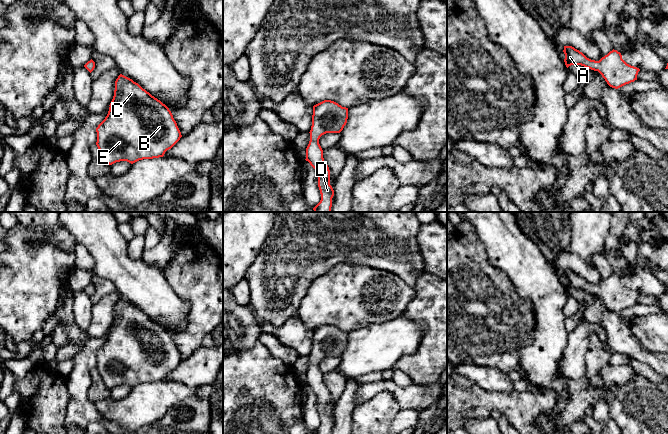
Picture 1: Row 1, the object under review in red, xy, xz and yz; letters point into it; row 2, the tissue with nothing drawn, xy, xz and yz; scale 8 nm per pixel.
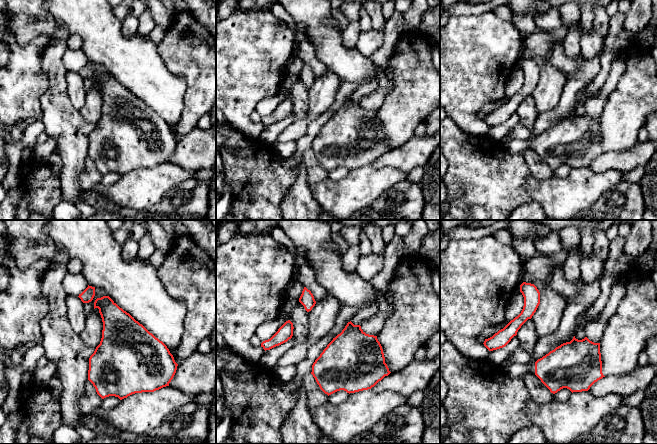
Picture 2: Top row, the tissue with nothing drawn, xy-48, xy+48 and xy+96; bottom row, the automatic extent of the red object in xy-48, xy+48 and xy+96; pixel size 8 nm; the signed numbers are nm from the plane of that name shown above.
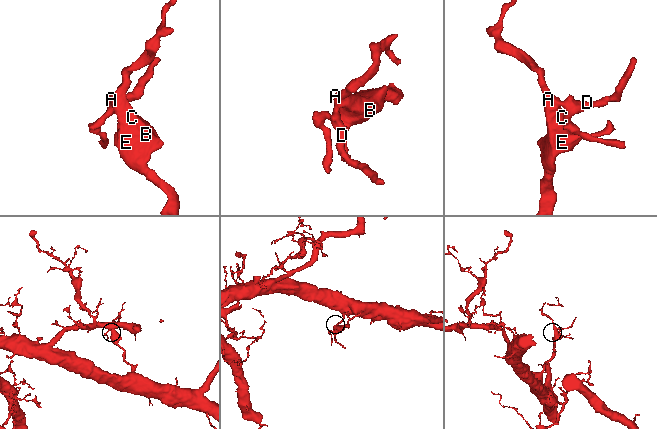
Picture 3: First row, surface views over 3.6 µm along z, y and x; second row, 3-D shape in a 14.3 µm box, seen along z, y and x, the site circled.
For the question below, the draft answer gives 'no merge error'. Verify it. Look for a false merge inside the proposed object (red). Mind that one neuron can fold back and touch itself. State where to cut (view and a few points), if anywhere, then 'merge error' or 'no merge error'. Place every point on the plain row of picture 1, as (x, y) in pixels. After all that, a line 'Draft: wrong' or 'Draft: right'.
no cut; no merge error
Draft: right

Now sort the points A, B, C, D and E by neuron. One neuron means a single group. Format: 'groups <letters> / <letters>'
groups A B C D E

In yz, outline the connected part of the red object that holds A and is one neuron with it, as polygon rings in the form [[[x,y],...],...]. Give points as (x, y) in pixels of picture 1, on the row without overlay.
[[[564,270],[563,276],[567,292],[571,289],[581,289],[598,295],[607,308],[615,313],[637,304],[637,299],[640,295],[639,292],[627,288],[622,283],[621,277],[614,273],[599,285],[587,282],[582,276],[572,270]]]

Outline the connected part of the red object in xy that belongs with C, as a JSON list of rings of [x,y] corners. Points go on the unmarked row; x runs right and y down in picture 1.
[[[122,298],[115,305],[114,320],[109,330],[107,340],[96,352],[96,369],[109,389],[120,385],[133,388],[143,383],[163,381],[182,361],[169,332]]]

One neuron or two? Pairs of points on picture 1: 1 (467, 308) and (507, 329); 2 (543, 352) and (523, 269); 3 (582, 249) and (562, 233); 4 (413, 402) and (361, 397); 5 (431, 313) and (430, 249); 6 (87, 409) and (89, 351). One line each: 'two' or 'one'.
1: one
2: one
3: two
4: one
5: two
6: one

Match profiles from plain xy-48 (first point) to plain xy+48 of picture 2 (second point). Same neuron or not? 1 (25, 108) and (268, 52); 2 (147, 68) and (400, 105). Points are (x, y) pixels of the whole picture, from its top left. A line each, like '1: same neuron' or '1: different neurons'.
1: same neuron
2: different neurons

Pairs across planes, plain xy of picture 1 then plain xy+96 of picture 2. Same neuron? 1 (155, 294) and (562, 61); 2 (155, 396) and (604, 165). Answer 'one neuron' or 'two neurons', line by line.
1: one neuron
2: two neurons

